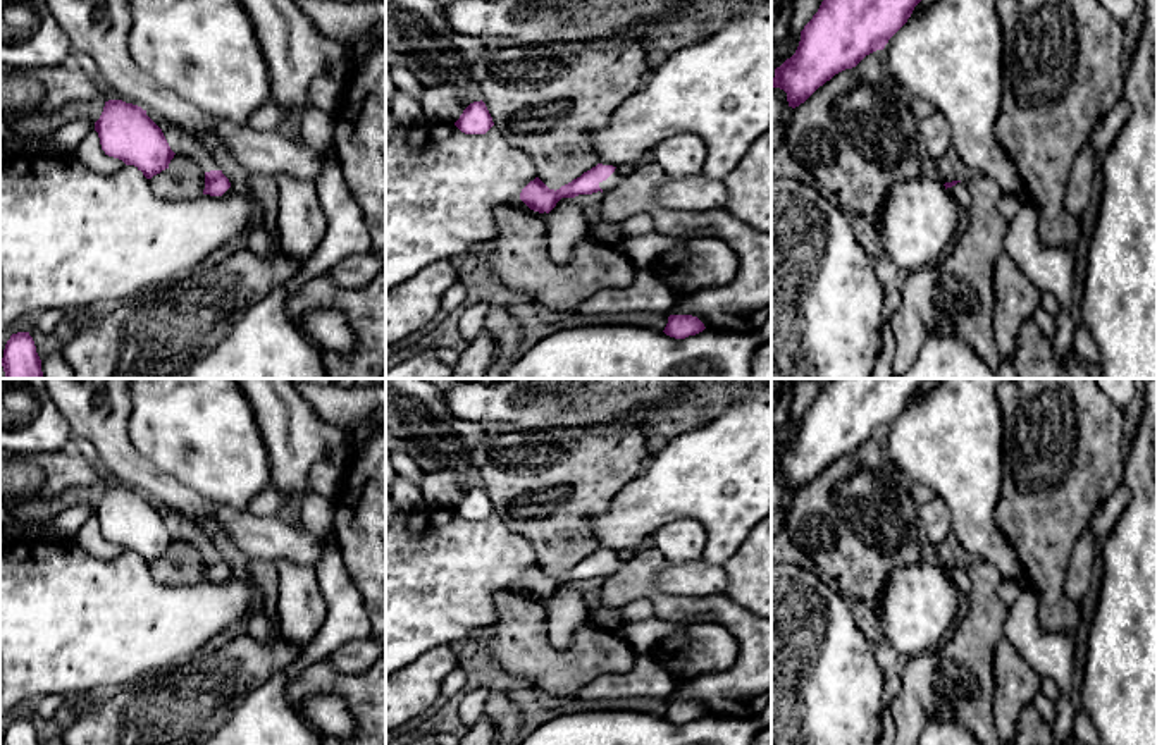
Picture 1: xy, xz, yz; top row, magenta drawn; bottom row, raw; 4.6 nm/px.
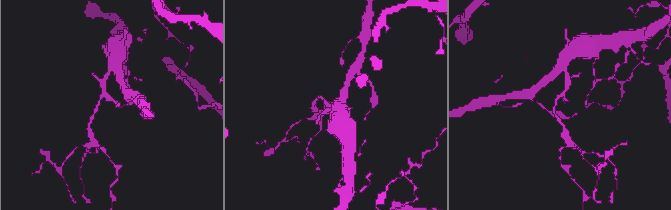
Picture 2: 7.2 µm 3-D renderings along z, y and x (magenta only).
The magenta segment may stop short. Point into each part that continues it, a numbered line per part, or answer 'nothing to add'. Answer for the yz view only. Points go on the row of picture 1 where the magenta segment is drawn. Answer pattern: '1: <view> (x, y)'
1: yz (959, 193)

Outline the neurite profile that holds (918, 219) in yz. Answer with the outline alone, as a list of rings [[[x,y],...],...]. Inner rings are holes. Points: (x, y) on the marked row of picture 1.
[[[895,181],[878,213],[880,244],[907,272],[935,265],[947,253],[959,212],[942,181]]]

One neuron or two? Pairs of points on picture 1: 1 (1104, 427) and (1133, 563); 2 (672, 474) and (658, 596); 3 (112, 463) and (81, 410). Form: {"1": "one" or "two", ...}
{"1": "two", "2": "two", "3": "one"}

